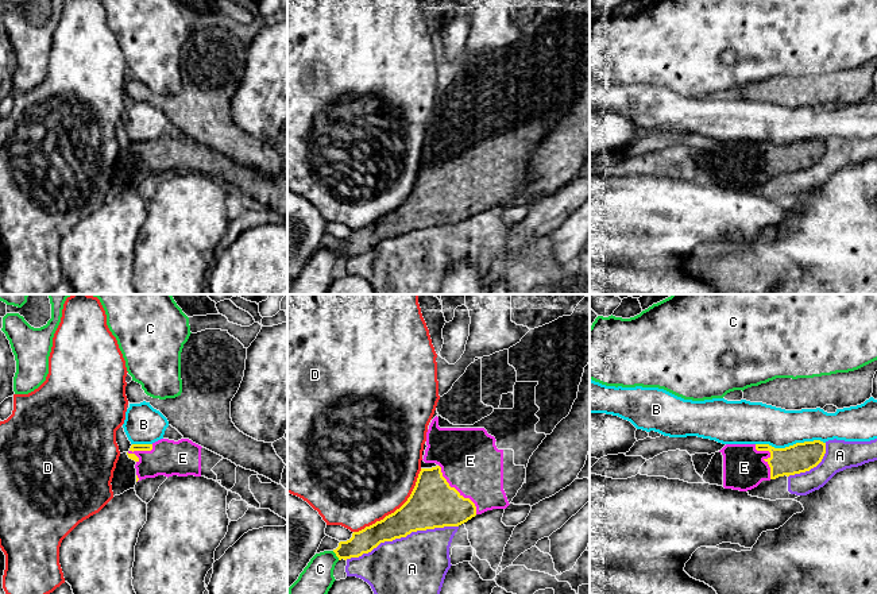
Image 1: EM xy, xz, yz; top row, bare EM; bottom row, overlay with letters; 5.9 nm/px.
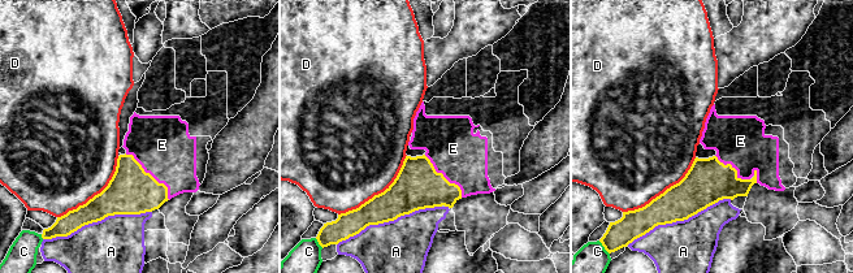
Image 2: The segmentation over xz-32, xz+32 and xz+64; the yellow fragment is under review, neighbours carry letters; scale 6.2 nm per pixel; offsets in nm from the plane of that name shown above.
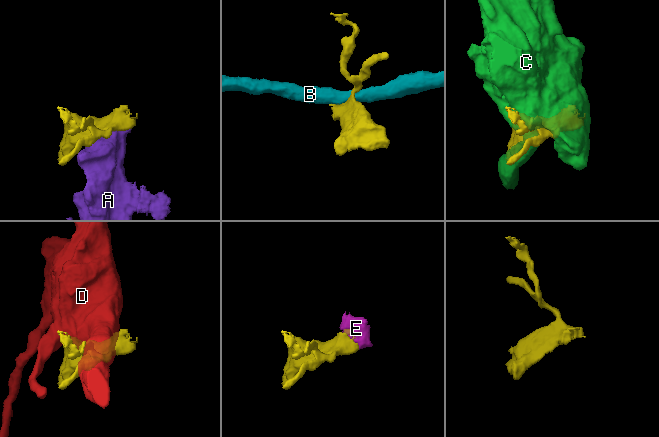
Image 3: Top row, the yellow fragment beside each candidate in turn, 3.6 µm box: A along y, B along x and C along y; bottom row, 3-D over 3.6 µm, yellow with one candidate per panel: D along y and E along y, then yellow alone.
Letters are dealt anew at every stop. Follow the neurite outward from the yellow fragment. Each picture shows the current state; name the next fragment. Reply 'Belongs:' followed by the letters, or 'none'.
Belongs: E

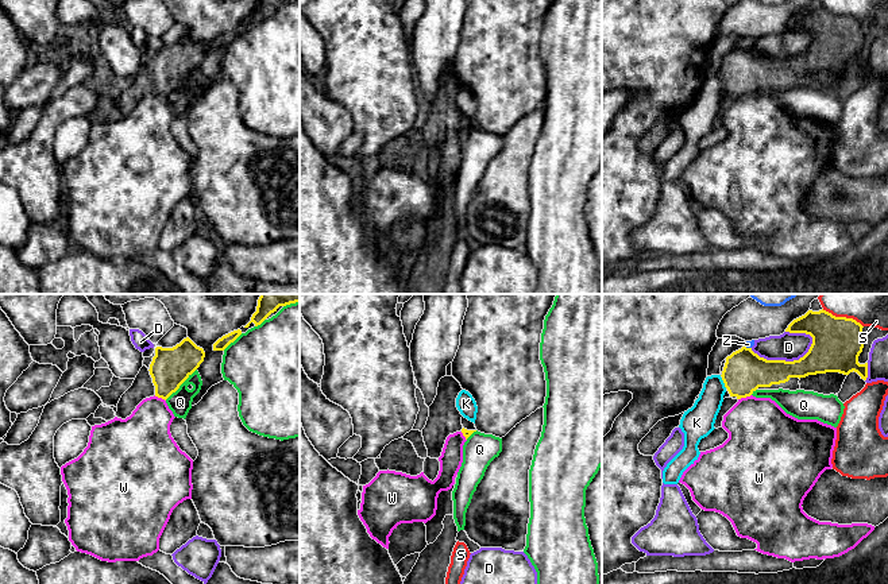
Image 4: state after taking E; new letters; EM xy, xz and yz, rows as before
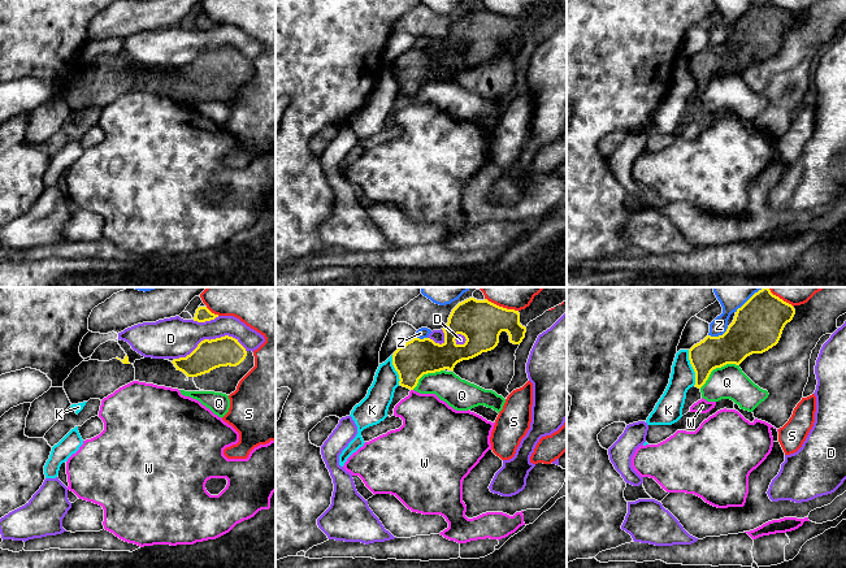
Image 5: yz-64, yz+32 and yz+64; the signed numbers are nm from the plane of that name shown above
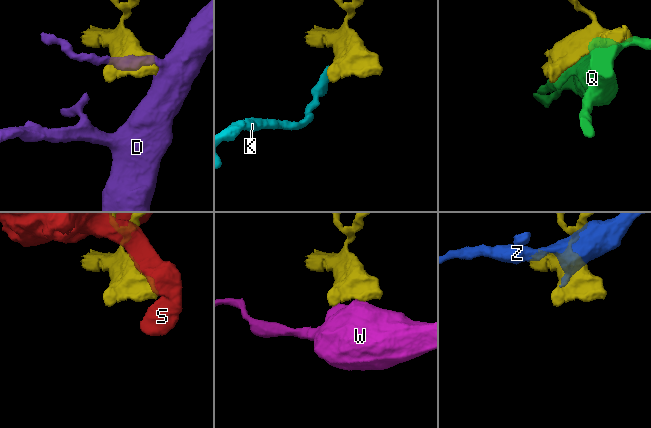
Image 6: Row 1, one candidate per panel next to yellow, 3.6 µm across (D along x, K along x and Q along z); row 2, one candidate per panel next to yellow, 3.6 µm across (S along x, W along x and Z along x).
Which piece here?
Belongs: none

